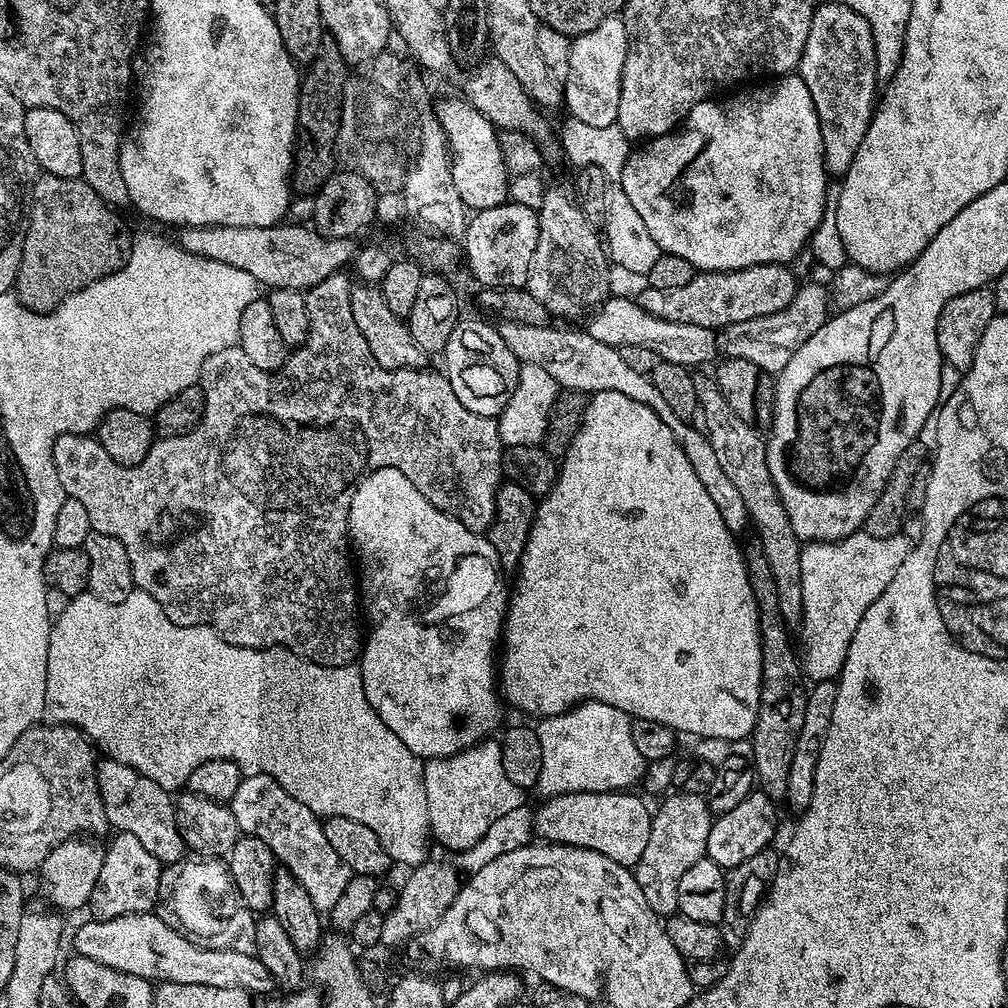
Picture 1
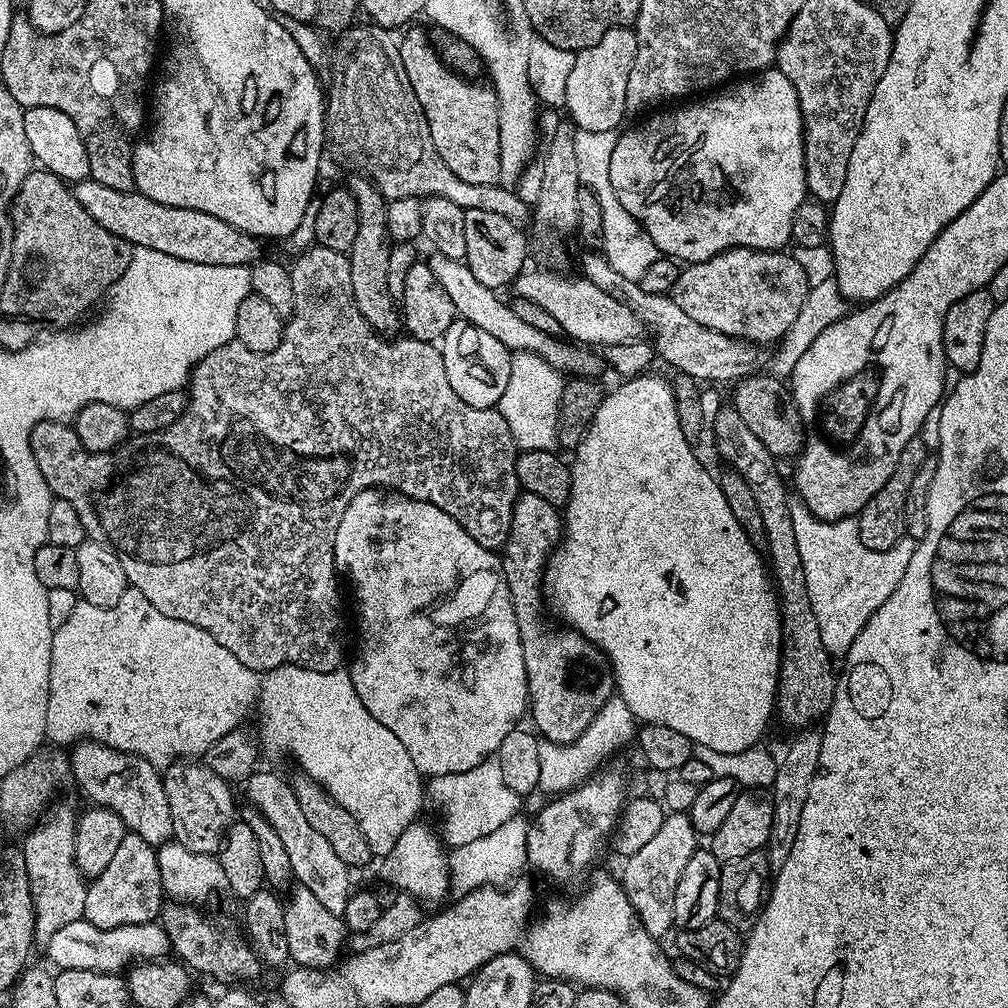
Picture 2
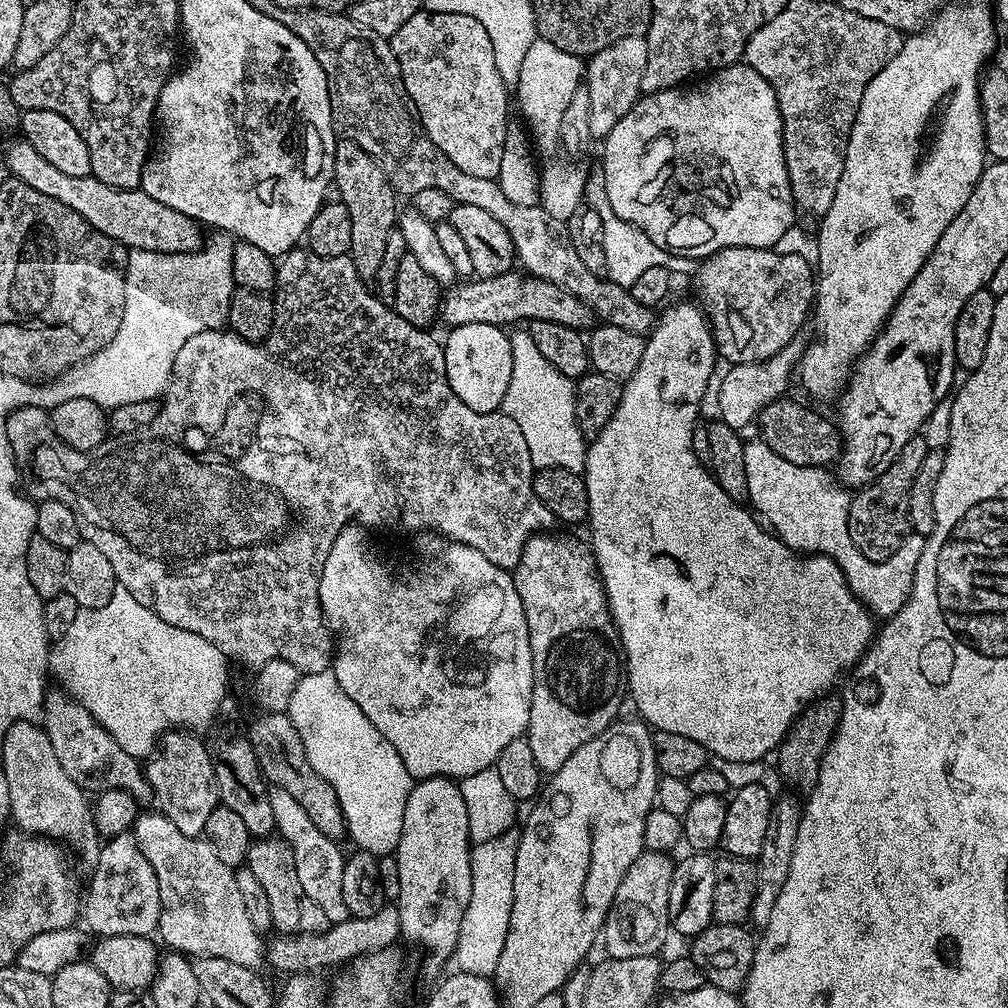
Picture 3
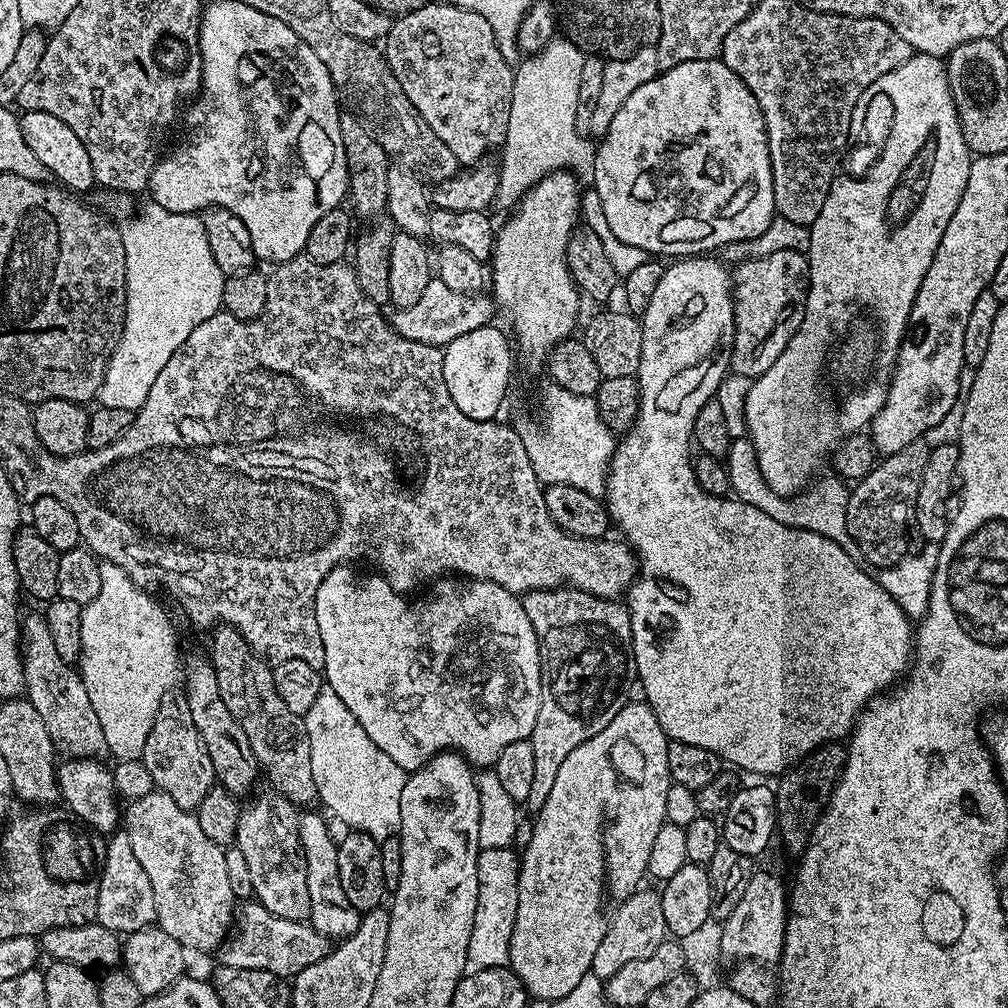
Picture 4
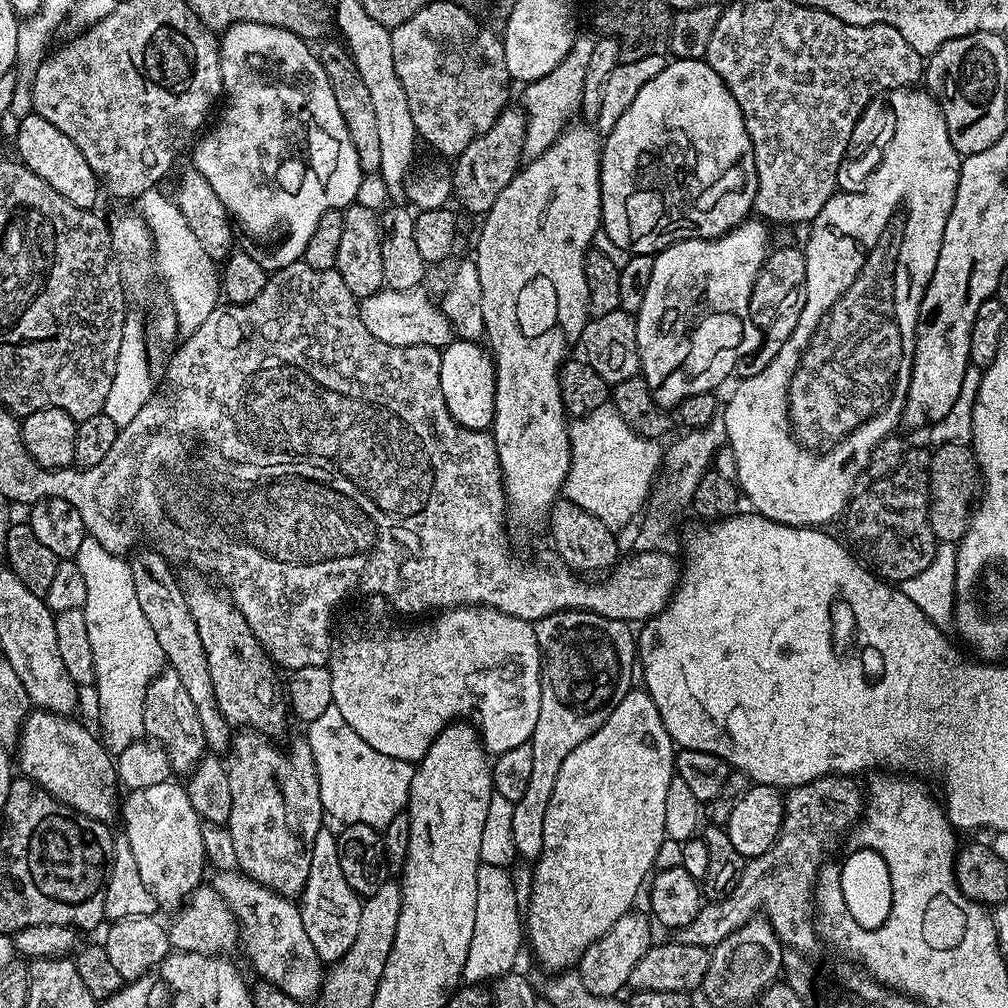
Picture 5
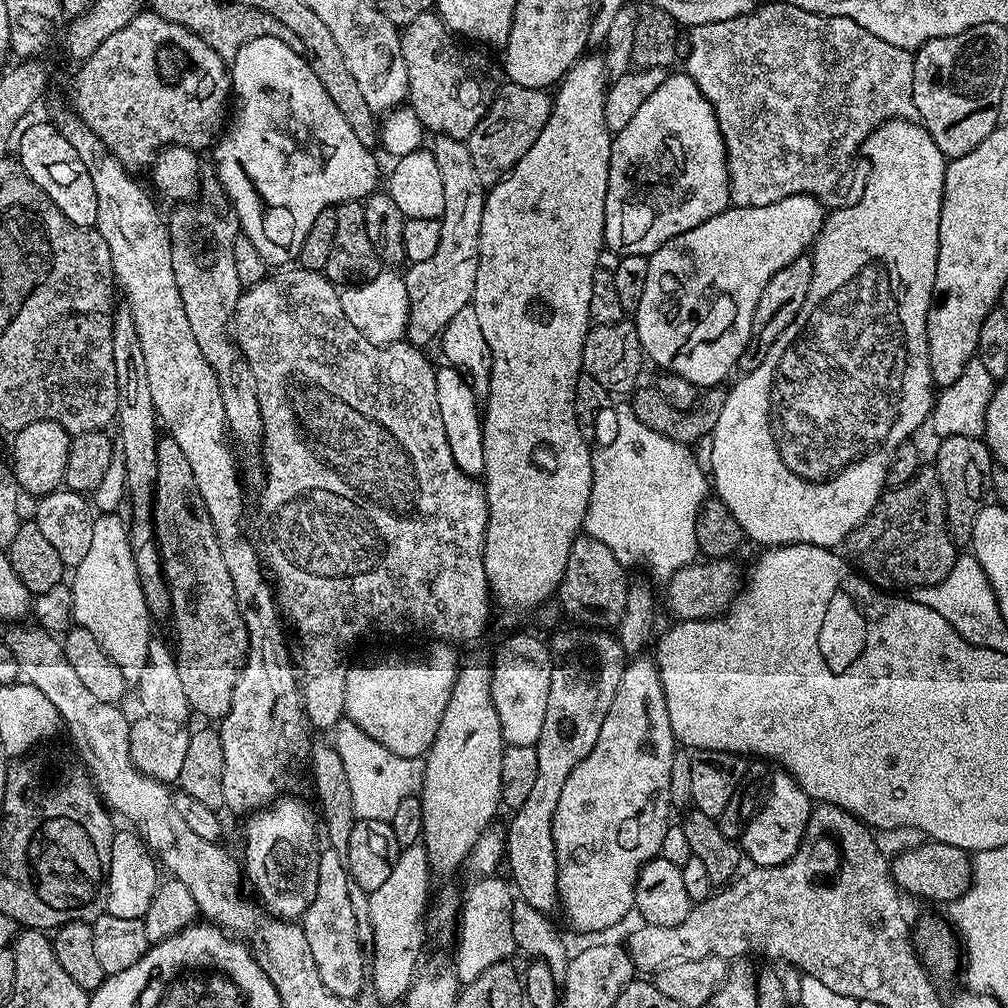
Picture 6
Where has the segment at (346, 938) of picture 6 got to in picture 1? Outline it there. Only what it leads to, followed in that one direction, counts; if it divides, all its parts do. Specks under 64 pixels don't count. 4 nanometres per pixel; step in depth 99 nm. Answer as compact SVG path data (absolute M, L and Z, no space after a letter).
M266 774L244 776L238 790L234 790L234 798L230 802L230 807L234 814L234 822L238 822L241 833L254 838L262 838L262 842L266 842L266 846L270 846L277 861L283 867L288 868L290 874L294 874L294 878L298 878L298 882L302 882L302 886L306 886L306 894L310 894L310 902L314 902L316 908L331 910L338 902L338 898L342 898L350 879L350 873L346 862L342 862L342 858L338 858L338 854L334 854L330 842L326 842L321 817L317 816L315 812L311 812L306 806L302 806L302 802L298 802L298 798L286 794L286 790L282 790L282 786L278 786L278 782L274 782L274 778L270 778Z

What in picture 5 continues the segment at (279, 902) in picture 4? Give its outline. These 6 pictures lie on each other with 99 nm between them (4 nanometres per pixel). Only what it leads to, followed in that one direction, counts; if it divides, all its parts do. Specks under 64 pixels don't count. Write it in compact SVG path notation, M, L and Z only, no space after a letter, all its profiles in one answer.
M240 730L233 735L230 751L226 756L230 778L230 818L226 827L234 842L239 871L279 896L296 898L303 893L306 878L310 878L312 843L322 831L323 824L320 823L326 820L326 813L322 806L314 754L307 739L294 741L288 752L283 752L276 744L279 743L251 730Z

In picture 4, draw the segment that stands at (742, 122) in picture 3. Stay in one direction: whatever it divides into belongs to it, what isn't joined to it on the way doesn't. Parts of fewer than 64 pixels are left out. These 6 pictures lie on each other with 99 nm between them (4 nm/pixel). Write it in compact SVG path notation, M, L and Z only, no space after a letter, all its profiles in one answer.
M720 58L682 62L673 68L663 69L659 76L646 82L646 86L638 86L638 90L634 90L634 94L626 98L622 110L614 114L614 122L610 122L608 133L596 144L593 185L598 198L602 198L602 210L606 214L610 230L614 230L614 238L628 246L638 246L638 250L656 258L687 258L712 254L715 253L715 248L720 248L723 244L740 244L743 240L756 240L771 226L772 216L777 215L768 135L760 107L756 104L754 94L750 94L746 82L742 82L742 78L738 78L738 74L734 74L734 70L730 70L730 66L726 66Z

